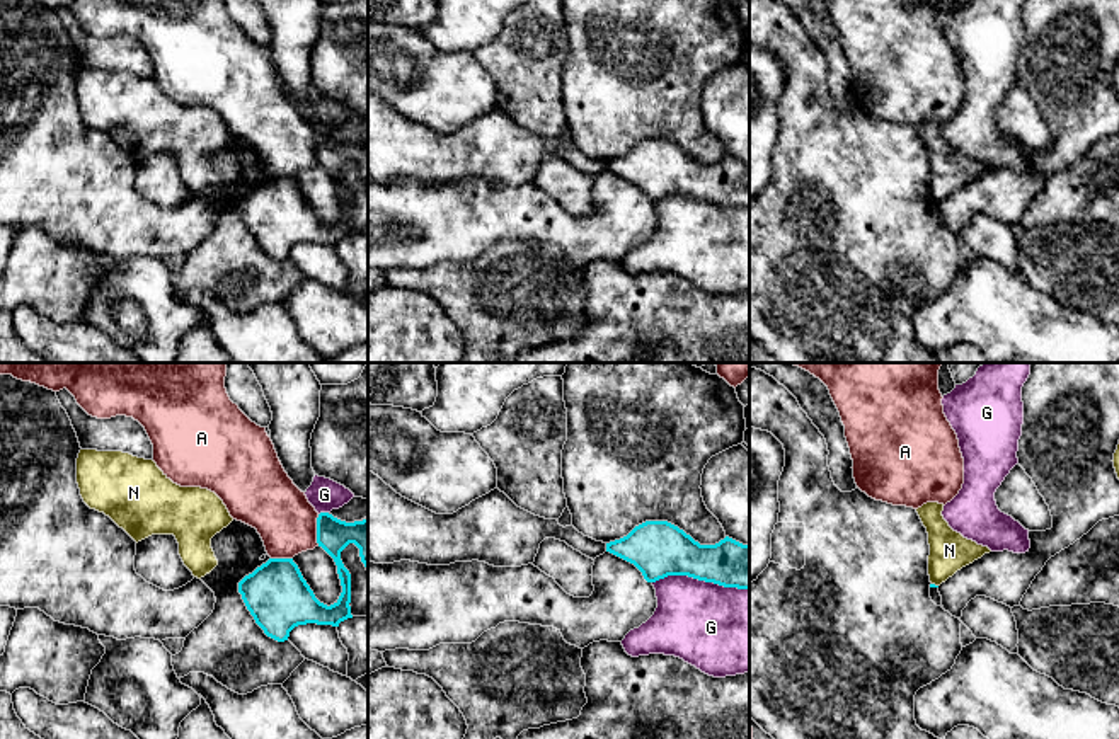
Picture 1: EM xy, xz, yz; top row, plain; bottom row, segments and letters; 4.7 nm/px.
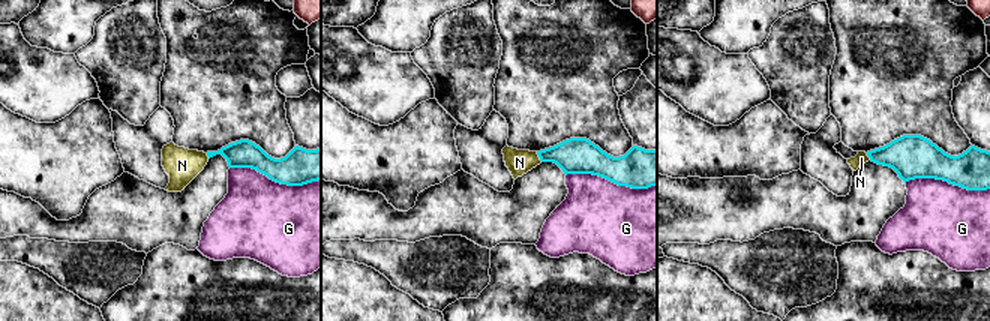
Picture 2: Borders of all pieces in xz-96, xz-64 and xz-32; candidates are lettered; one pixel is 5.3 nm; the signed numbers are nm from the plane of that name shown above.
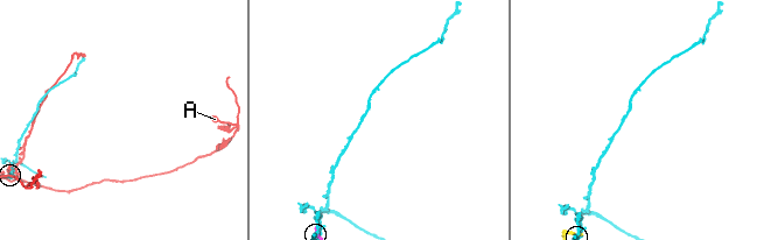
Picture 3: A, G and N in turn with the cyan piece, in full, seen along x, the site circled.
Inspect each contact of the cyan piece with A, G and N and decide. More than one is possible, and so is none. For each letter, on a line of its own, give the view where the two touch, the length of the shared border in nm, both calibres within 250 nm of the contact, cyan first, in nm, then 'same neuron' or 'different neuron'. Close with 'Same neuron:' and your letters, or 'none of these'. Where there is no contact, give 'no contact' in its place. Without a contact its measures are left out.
A: xy | 150 nm | 160/280 nm | different neuron
G: xz | 460 nm | 280/400 nm | different neuron
N: yz | 40 nm | 20/190 nm | different neuron
Same neuron: none of these

